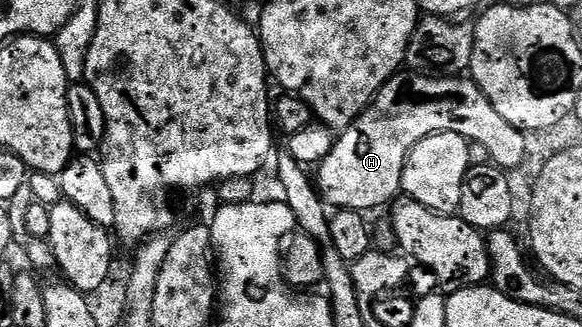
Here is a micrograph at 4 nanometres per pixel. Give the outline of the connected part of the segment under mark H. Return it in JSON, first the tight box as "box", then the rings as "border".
{"box":[318,73,525,213],"border":[[[397,73],[377,92],[370,107],[366,107],[357,117],[357,121],[353,121],[353,125],[336,138],[329,157],[325,157],[322,163],[318,164],[319,195],[328,208],[371,213],[374,207],[383,207],[387,202],[390,204],[400,194],[403,185],[403,170],[409,152],[422,139],[436,135],[439,131],[457,133],[471,143],[485,145],[485,149],[489,149],[491,163],[494,166],[510,169],[521,165],[521,161],[525,161],[524,132],[509,125],[509,121],[505,121],[501,113],[493,109],[489,97],[485,97],[485,93],[477,86],[474,79],[418,73],[403,74]]]}

